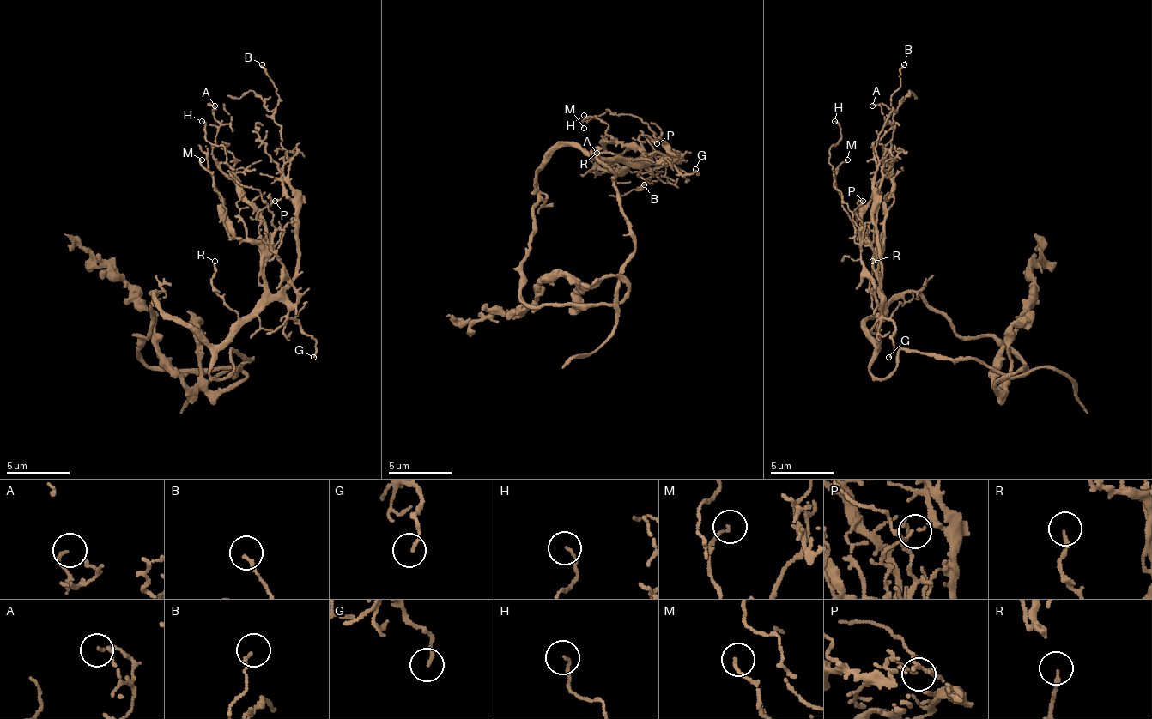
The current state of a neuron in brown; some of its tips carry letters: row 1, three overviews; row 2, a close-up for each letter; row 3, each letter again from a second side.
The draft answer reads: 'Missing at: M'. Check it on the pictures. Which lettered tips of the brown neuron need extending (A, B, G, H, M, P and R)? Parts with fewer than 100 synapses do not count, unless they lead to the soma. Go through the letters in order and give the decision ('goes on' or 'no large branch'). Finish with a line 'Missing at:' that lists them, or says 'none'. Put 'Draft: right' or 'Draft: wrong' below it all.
A: no large branch
B: no large branch
G: no large branch
H: no large branch
M: no large branch
P: no large branch
R: no large branch
Missing at: none
Draft: wrong

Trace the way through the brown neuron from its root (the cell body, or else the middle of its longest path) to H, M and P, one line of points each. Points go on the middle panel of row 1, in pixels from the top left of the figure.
H: (615, 175), (593, 150), (641, 163), (654, 150), (654, 130), (609, 109), (587, 121), (584, 115)
M: (615, 175), (593, 150), (632, 163), (644, 156), (612, 141), (597, 115), (584, 128)
P: (615, 175), (593, 150), (600, 156), (625, 156), (632, 163), (641, 163), (644, 160), (641, 137), (657, 143)

